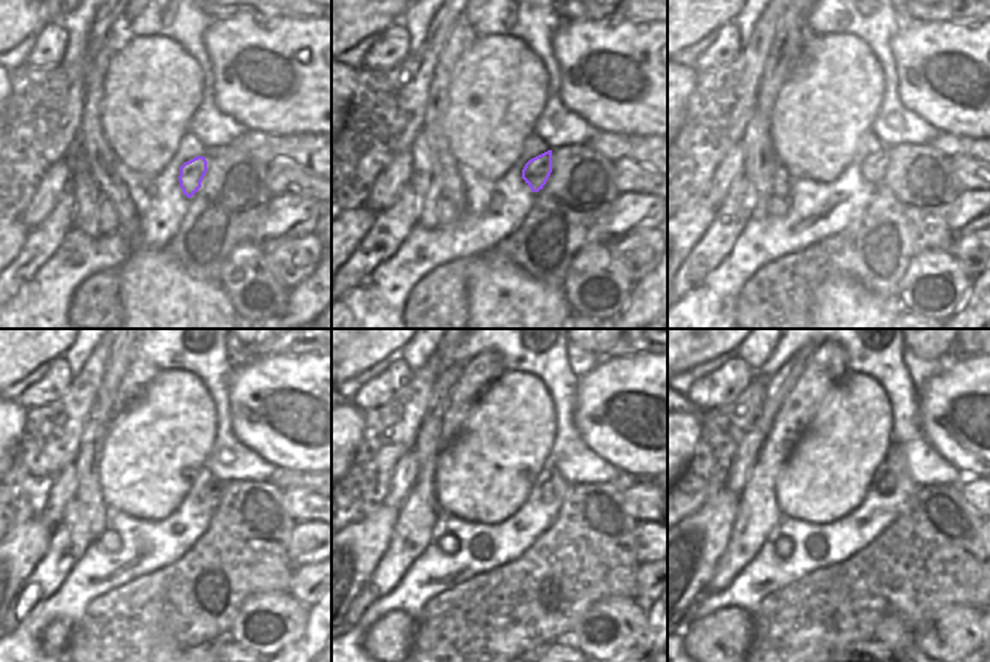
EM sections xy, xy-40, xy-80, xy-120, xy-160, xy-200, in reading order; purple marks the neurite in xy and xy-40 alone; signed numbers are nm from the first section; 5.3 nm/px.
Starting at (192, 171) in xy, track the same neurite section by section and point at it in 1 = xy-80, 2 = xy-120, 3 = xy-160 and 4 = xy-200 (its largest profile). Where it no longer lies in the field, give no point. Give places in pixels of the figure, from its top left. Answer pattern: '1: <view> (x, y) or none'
1: xy-80 (875, 167)
2: xy-120 (210, 494)
3: xy-160 (548, 490)
4: xy-200 (885, 487)

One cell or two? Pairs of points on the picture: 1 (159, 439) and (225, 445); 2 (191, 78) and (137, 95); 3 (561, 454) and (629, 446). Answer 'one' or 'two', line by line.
1: two
2: one
3: two

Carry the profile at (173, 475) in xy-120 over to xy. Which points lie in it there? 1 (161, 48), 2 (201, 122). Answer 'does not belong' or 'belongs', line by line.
1: belongs
2: does not belong

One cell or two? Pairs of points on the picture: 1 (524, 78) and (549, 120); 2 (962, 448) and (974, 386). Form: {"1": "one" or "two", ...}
{"1": "two", "2": "one"}

